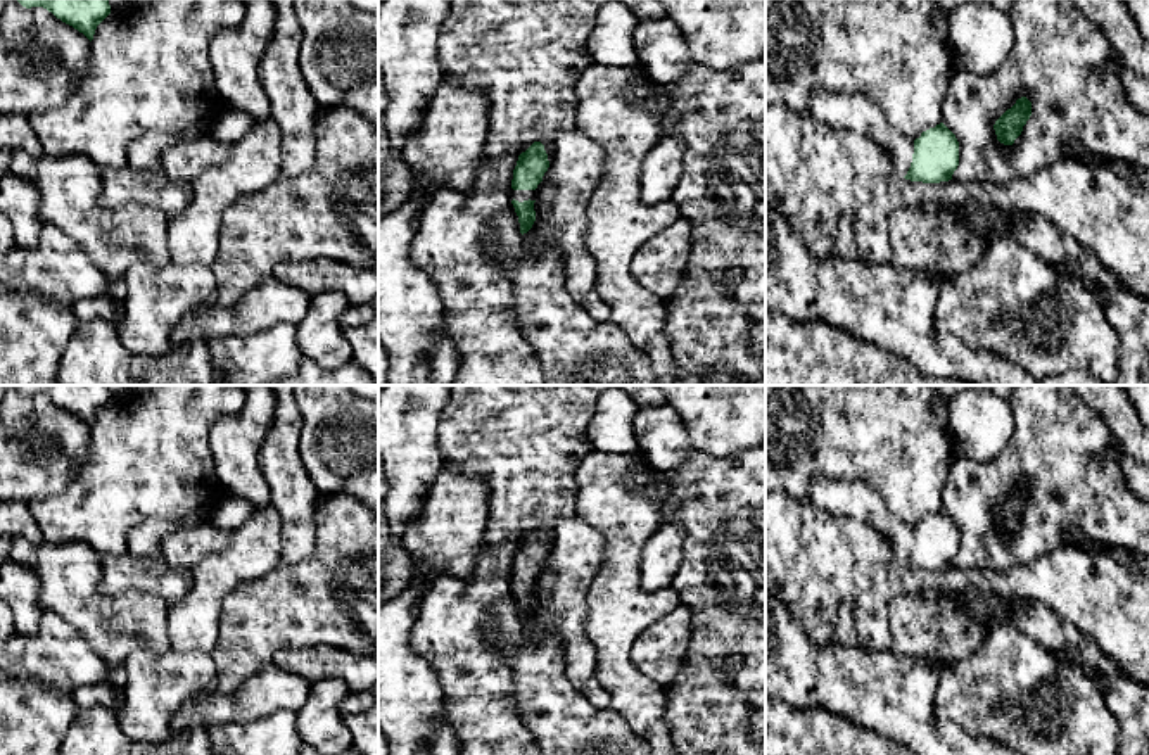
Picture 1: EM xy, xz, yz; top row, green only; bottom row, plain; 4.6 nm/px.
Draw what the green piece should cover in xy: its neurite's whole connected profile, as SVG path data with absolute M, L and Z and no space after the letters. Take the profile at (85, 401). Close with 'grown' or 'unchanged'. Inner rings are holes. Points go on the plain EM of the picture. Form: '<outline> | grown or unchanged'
M17 385L26 394L43 394L62 409L93 427L97 413L111 401L109 385Z | unchanged

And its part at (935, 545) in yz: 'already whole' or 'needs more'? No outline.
needs more

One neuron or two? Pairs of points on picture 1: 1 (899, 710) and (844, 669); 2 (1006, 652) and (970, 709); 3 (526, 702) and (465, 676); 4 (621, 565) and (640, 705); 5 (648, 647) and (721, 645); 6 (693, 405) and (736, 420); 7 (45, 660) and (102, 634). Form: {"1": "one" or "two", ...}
{"1": "one", "2": "one", "3": "two", "4": "one", "5": "two", "6": "one", "7": "two"}

